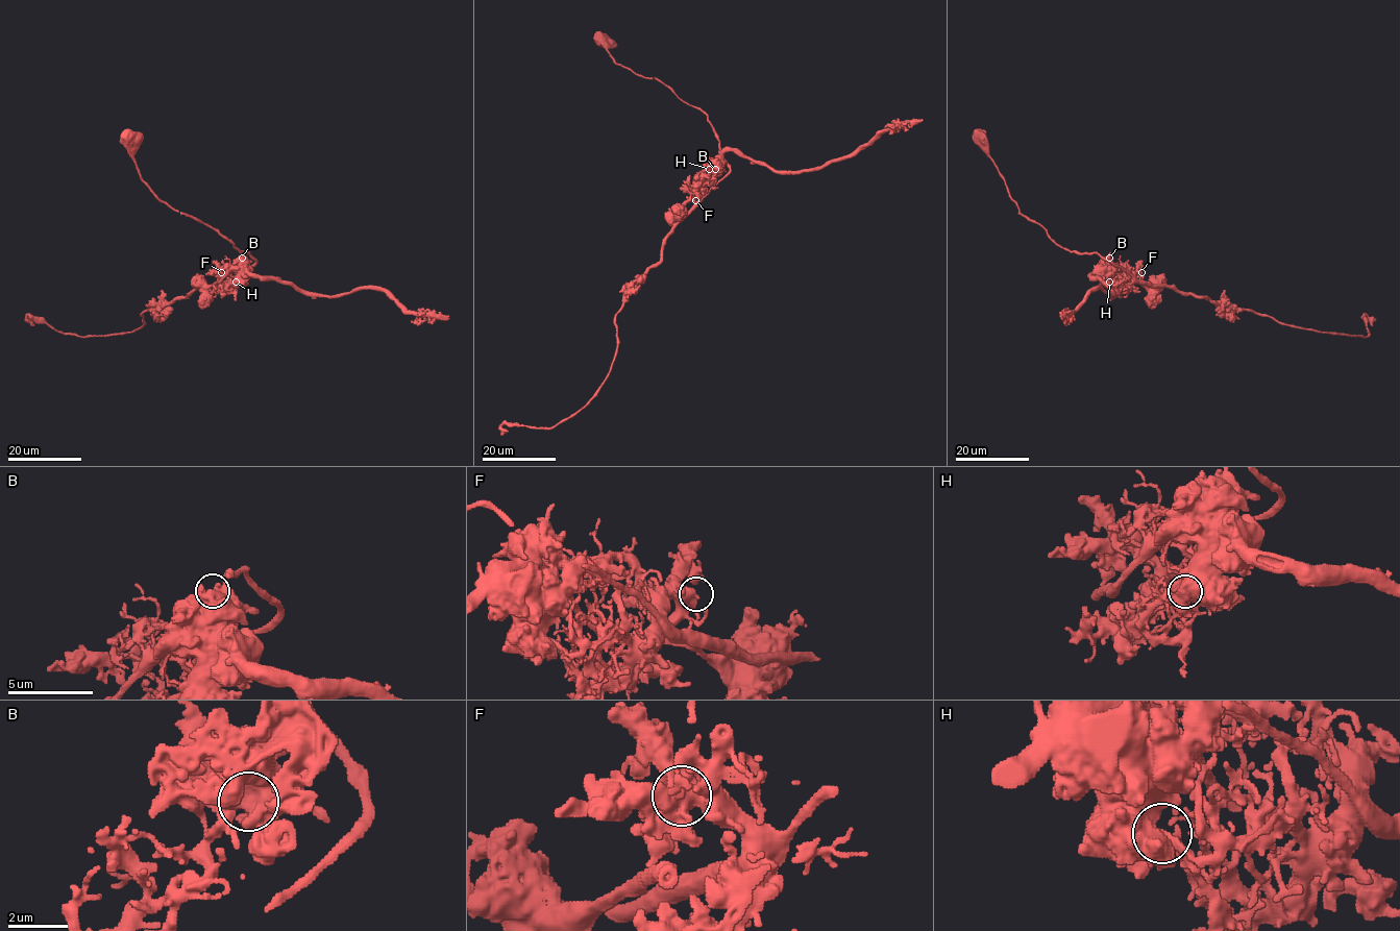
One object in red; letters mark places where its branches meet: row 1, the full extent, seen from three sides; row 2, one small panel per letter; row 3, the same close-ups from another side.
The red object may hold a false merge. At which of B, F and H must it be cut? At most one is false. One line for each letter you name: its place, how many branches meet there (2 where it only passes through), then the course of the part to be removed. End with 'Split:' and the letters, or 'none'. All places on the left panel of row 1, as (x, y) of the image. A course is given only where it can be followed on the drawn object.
H: Place: (236, 282). Branches: 2. Course of the part to remove: (235, 282), (198, 286), (187, 296), (146, 310), (136, 331), (80, 337), (27, 315), (33, 325)
Split: H

